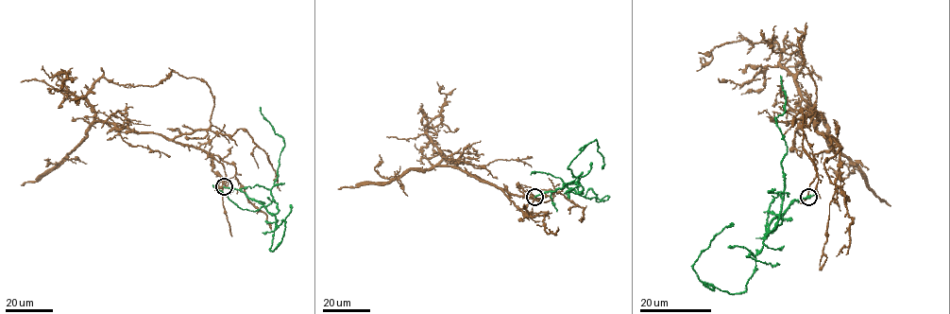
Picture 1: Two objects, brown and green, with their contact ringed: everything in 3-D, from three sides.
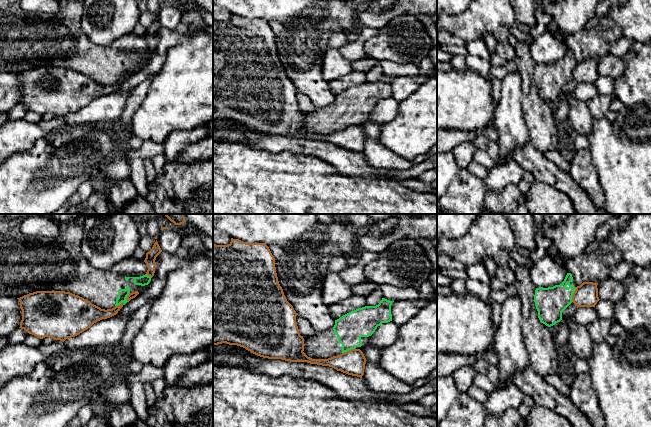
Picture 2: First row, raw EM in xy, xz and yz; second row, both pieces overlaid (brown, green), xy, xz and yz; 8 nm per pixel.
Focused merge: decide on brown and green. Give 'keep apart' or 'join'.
keep apart

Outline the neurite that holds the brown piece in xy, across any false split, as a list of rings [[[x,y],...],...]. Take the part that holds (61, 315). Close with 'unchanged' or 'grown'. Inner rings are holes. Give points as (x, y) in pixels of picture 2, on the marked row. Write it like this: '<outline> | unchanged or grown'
[[[36,291],[20,298],[22,310],[21,329],[40,339],[52,337],[54,340],[64,342],[66,339],[75,337],[90,328],[94,323],[102,319],[110,318],[118,313],[124,303],[112,309],[101,309],[90,301],[65,291]]] | unchanged

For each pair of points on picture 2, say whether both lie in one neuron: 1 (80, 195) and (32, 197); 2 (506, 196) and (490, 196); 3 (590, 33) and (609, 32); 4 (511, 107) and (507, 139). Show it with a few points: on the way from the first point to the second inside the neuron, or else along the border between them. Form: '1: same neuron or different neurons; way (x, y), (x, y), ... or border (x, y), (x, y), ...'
1: different neurons; border (92, 182), (83, 182), (64, 203)
2: same neuron; way (502, 196), (494, 196)
3: same neuron; way (595, 32), (604, 32)
4: same neuron; way (511, 115), (511, 131)

